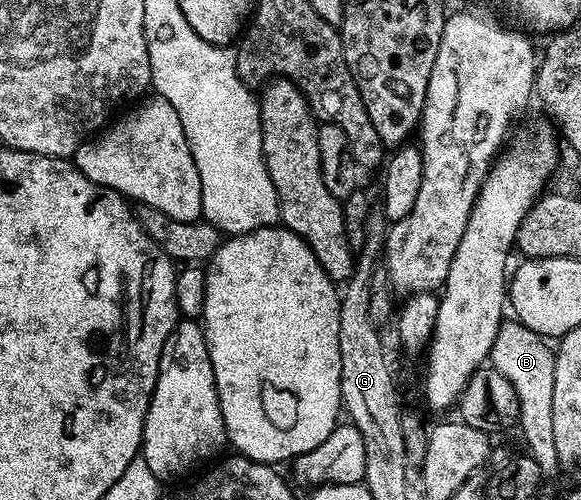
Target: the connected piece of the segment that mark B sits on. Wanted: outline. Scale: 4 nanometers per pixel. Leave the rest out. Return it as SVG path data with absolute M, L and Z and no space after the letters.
M505 319L492 345L489 363L497 372L503 373L514 386L520 403L518 428L529 445L528 454L532 455L535 461L539 461L542 472L549 473L559 467L552 420L555 356L552 348L549 349L544 343L546 342L542 336L527 329L516 319Z

